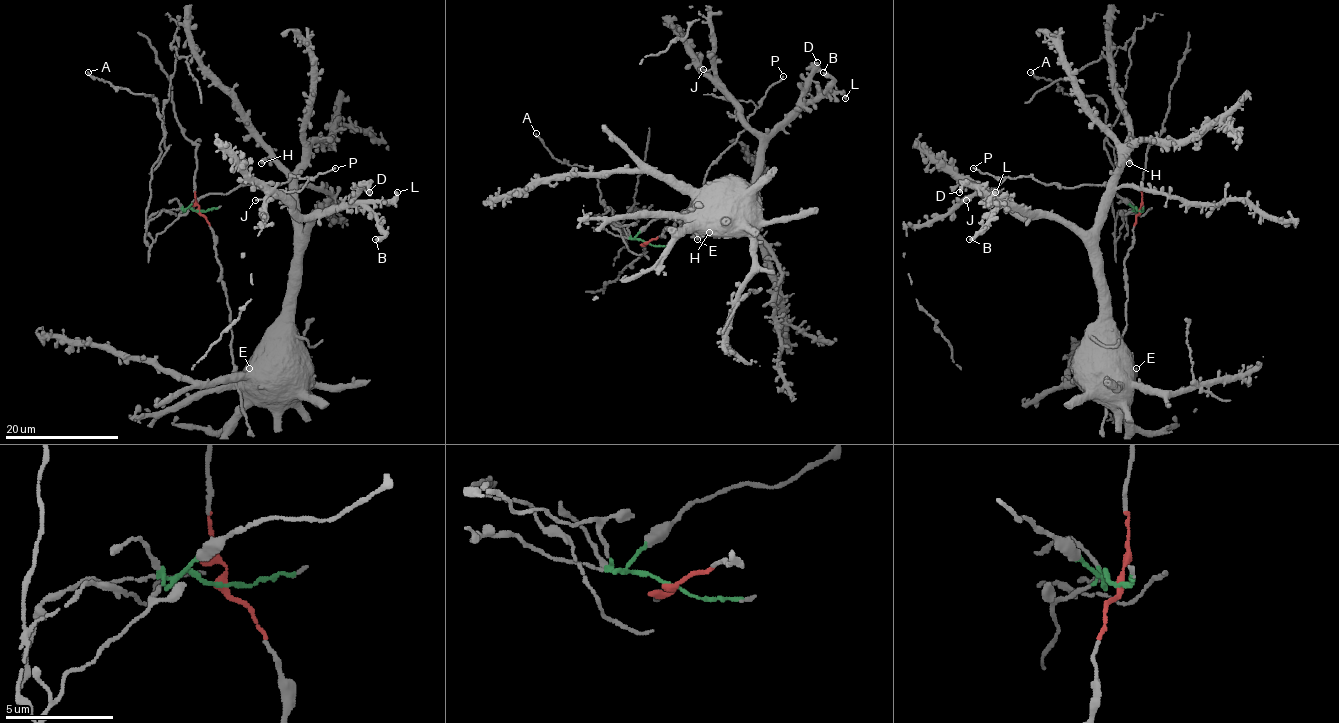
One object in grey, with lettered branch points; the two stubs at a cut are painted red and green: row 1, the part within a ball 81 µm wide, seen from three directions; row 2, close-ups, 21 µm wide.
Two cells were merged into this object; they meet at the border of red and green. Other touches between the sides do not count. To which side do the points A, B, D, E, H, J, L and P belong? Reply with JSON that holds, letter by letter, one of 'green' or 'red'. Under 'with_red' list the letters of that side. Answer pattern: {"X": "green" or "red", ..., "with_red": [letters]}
{"A": "green", "B": "red", "D": "red", "E": "red", "H": "red", "J": "red", "L": "red", "P": "green", "with_red": ["B", "D", "E", "H", "J", "L"]}

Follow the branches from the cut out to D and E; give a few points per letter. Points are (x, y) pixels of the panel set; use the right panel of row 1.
D: (1139, 210), (1124, 264), (1127, 328), (1108, 374), (1094, 252), (1054, 219), (1013, 210), (967, 185), (959, 192)
E: (1139, 210), (1132, 247), (1124, 264), (1127, 328), (1108, 374), (1132, 381), (1137, 368)

